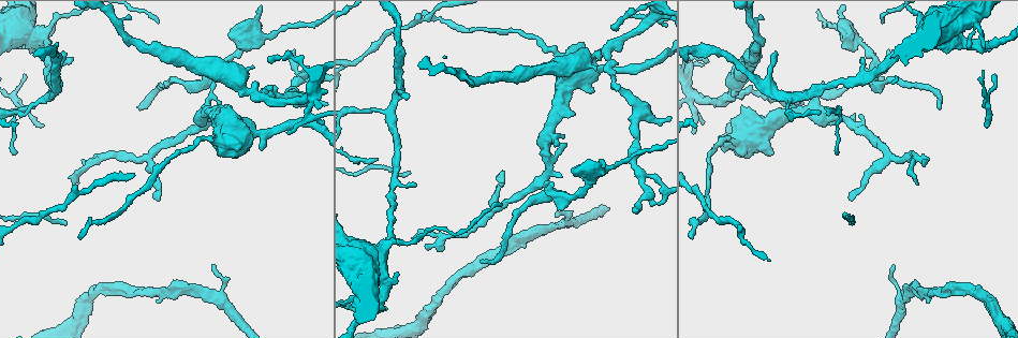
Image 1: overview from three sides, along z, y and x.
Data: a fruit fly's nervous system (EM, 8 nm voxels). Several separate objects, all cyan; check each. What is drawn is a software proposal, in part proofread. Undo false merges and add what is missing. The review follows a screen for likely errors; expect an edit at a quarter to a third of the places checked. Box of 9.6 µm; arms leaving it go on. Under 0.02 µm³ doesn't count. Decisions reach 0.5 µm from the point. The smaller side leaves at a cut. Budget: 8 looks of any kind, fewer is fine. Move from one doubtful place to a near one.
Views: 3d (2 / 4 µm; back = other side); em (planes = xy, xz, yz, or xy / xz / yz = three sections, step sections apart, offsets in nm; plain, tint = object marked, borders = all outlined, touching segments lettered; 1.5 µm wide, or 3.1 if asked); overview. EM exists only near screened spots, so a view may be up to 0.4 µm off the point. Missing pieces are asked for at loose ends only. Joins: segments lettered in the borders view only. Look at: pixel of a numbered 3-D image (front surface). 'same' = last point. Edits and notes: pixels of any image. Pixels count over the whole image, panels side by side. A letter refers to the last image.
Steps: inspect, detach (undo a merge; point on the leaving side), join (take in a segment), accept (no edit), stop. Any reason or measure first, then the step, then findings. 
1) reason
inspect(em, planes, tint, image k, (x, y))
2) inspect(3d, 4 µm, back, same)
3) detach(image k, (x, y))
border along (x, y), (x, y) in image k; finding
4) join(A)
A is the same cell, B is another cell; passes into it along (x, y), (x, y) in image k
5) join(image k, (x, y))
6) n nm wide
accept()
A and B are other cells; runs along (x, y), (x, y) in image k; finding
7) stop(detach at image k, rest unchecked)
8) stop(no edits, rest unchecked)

inspect(3d, 2 µm, image 1, (573, 195))

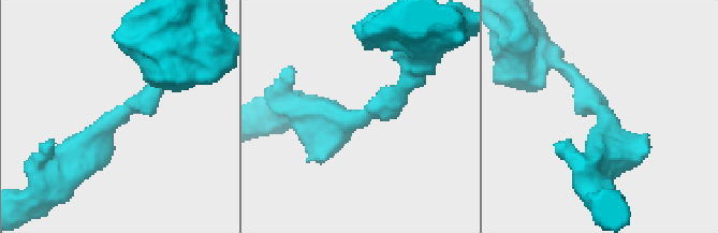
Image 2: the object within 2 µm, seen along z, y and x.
arms of 280, 300 nm
inspect(em, planes, tint, image 2, (604, 112))

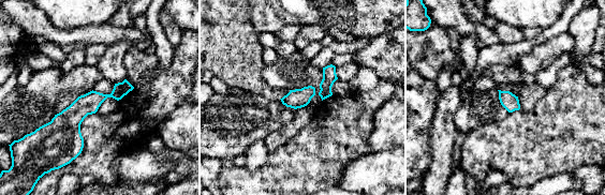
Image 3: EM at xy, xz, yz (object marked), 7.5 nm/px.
see the neighbours
inspect(em, planes, borders, same)

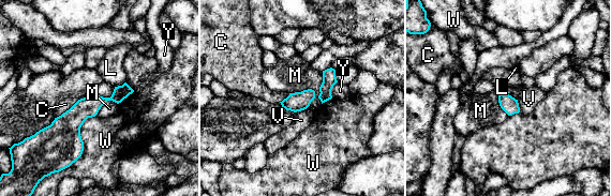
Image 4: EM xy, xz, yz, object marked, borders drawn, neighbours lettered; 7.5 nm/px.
120 nm wide
accept()
C, L, M, V, W and Y are other cells; runs along (129, 90), (42, 134) in image 4; all the same cell

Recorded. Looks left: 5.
branch stops here
inspect(3d, 2 µm, image 1, (215, 264))

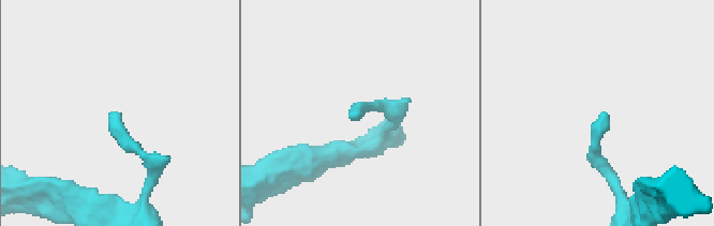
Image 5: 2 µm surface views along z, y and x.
shape alone is not enough
inspect(em, planes, tint, image 5, (606, 113))

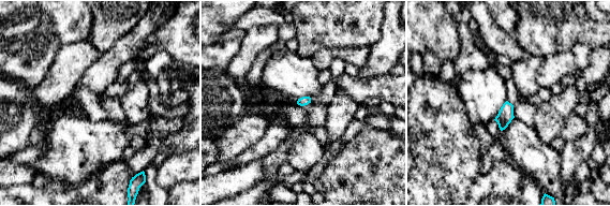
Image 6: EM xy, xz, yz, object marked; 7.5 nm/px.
inspect(em, planes, borders, same)

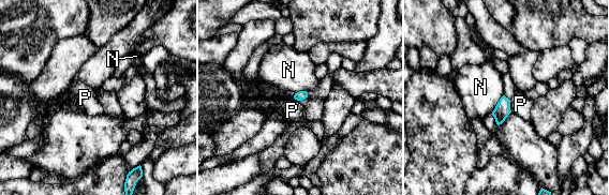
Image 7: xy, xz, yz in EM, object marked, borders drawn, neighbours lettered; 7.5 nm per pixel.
70 nm wide
accept()
N and P are other cells; border along (503, 94), (491, 114) in image 7; no lettered segment goes on from it

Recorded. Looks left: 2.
thin end
inspect(em, xy, step 4, borders, image 1, (941, 107))

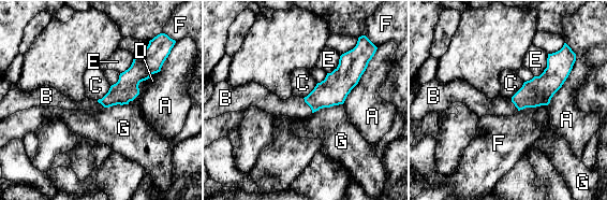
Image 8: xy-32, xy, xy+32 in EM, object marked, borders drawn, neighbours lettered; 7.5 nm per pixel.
A touches over 380 nm
join(B)
B is the same cell, A, C, D, E, F and G are other cells; passes into it along (334, 89), (308, 104), (295, 106) in image 8; it goes on there

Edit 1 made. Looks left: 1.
stop(join at image 8, rest unchecked)

